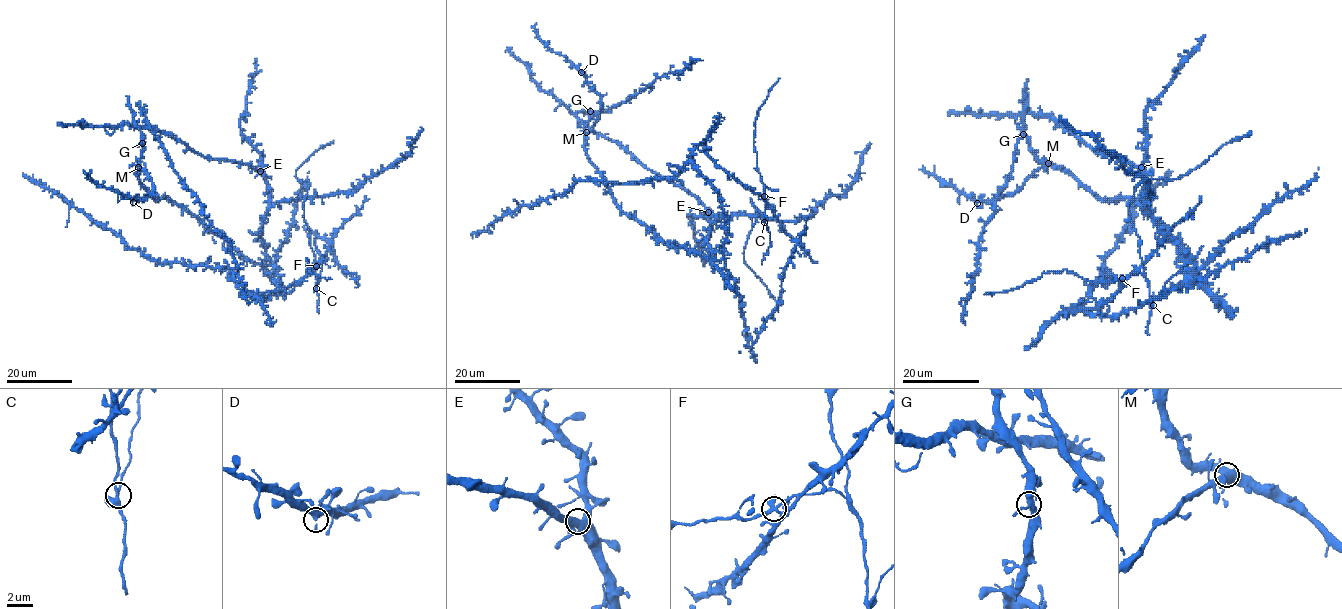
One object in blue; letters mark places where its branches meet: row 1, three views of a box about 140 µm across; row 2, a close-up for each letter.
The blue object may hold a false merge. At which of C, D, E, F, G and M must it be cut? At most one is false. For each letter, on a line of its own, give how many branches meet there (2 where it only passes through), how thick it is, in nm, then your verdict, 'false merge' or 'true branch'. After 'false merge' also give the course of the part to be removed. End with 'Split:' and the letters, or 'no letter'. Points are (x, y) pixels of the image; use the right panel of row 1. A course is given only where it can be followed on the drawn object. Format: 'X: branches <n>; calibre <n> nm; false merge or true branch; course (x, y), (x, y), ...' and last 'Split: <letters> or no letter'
C: branches 4; calibre 280 nm; true branch
D: branches 4; calibre 380 nm; true branch
E: branches 4; calibre 500 nm; true branch
F: branches 4; calibre 320 nm; false merge
G: branches 4; calibre 360 nm; true branch
M: branches 4; calibre 480 nm; true branch
Split: F

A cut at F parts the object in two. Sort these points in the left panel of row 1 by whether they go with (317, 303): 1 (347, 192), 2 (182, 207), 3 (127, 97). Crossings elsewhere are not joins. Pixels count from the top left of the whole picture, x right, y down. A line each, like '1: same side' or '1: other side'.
1: same side
2: same side
3: same side

